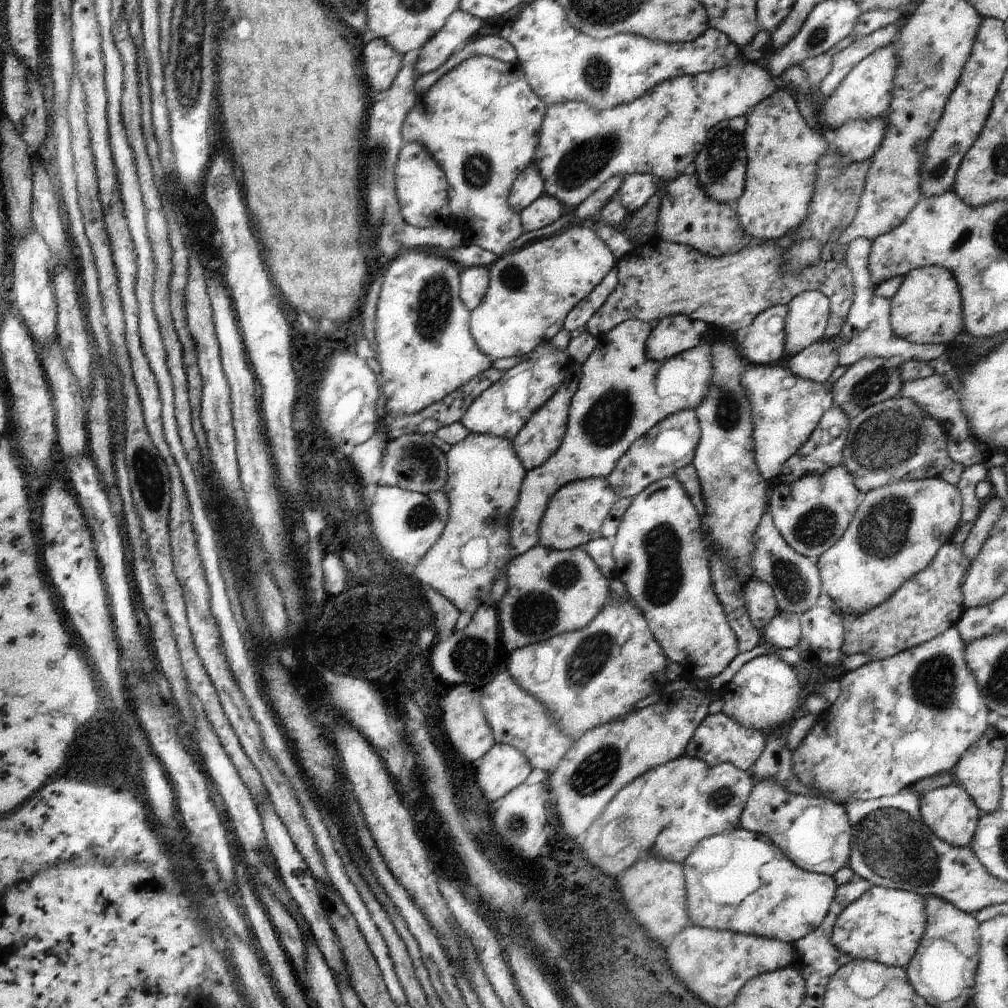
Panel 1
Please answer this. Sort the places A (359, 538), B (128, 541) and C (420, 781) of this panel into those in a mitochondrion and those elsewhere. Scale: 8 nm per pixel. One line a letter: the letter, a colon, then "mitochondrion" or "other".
A: other
B: other
C: other

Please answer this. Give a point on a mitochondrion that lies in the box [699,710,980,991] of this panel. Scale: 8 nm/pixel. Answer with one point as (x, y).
(888, 839)

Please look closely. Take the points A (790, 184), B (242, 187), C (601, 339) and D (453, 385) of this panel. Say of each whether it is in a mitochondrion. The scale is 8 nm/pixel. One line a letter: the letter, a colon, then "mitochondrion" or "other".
A: other
B: other
C: other
D: other

